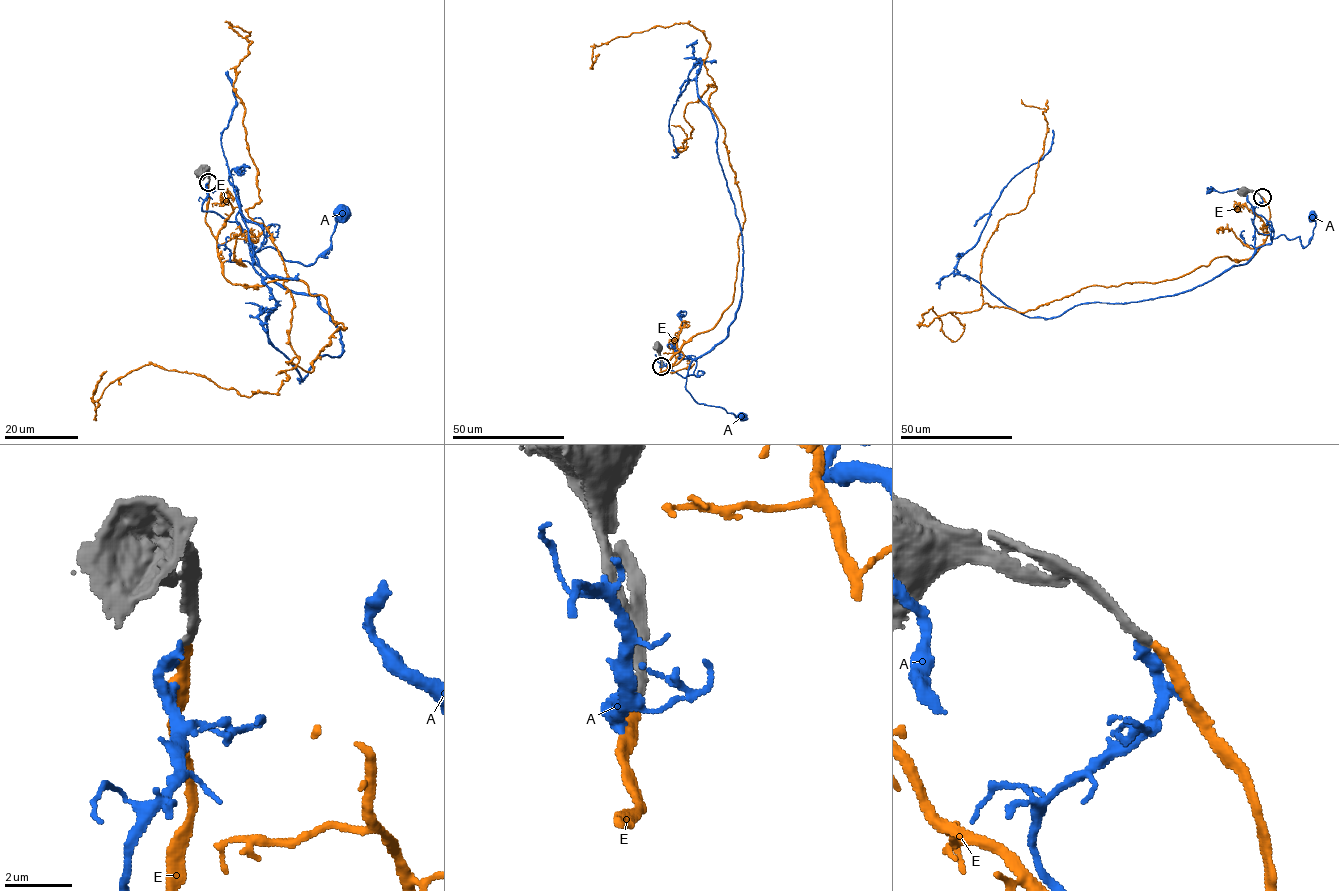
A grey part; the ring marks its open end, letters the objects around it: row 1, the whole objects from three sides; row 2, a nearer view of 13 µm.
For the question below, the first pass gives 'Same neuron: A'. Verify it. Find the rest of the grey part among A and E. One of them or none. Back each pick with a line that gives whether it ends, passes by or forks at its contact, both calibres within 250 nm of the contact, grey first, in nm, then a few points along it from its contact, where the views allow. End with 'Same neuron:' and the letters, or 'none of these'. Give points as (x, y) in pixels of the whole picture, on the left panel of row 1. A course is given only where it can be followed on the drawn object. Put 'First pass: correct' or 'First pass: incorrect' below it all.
E: it ends | 260/280 nm | via (208, 182), (223, 275), (303, 282), (345, 329), (312, 371), (246, 211), (250, 32), (224, 21)
Same neuron: E
First pass: incorrect

